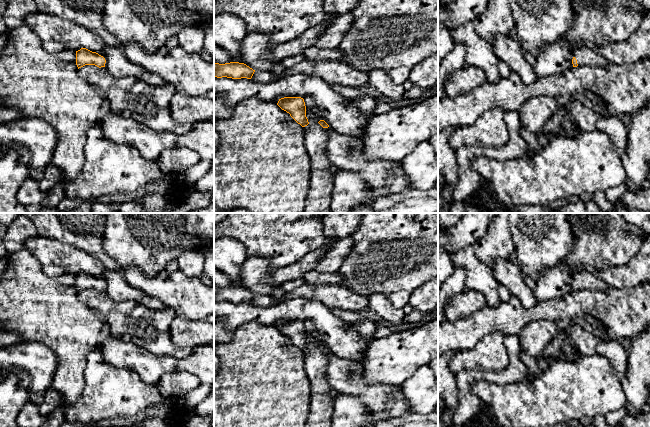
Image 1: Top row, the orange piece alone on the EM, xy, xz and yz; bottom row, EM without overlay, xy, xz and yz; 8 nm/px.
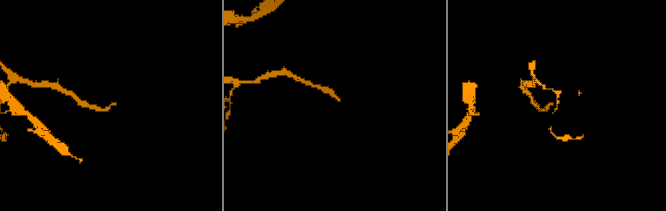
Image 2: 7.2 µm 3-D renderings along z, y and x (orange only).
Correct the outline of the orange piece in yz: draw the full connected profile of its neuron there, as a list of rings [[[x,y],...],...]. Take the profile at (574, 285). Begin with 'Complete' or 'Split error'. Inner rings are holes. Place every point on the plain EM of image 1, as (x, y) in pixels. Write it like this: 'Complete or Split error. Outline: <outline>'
Split error. Outline: [[[577,272],[574,274],[572,288],[573,291],[605,291],[608,288],[608,284],[590,272]]]

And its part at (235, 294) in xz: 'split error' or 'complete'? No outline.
complete

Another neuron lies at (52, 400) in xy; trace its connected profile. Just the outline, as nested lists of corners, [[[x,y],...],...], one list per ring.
[[[49,388],[44,395],[43,402],[39,405],[39,412],[47,417],[50,412],[63,407],[64,401],[62,395],[53,388]]]

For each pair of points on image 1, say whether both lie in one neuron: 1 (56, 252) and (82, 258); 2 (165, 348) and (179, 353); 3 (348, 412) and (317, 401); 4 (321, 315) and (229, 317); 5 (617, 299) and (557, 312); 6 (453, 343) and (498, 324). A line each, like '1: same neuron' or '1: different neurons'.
1: same neuron
2: same neuron
3: different neurons
4: same neuron
5: same neuron
6: same neuron

